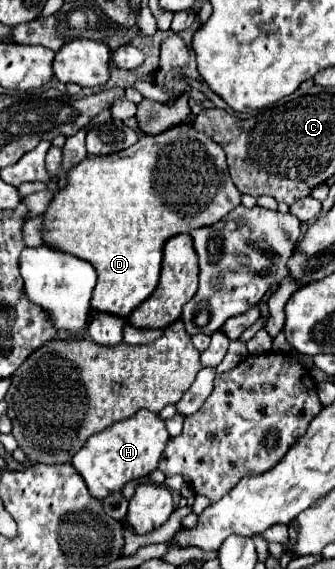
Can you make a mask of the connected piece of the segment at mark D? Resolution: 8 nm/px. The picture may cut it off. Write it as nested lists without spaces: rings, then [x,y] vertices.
[[[179,124],[161,136],[141,136],[137,144],[117,154],[87,156],[77,164],[67,176],[67,186],[55,194],[45,210],[43,242],[91,262],[99,276],[91,298],[93,308],[127,318],[157,288],[165,242],[177,234],[219,222],[239,204],[241,192],[231,182],[225,152],[191,124]]]

